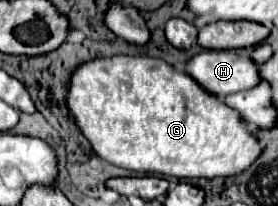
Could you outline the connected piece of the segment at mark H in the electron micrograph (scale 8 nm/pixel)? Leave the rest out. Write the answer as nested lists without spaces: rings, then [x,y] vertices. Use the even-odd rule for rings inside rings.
[[[202,50],[186,62],[186,74],[216,98],[260,82],[258,66],[234,50]]]

